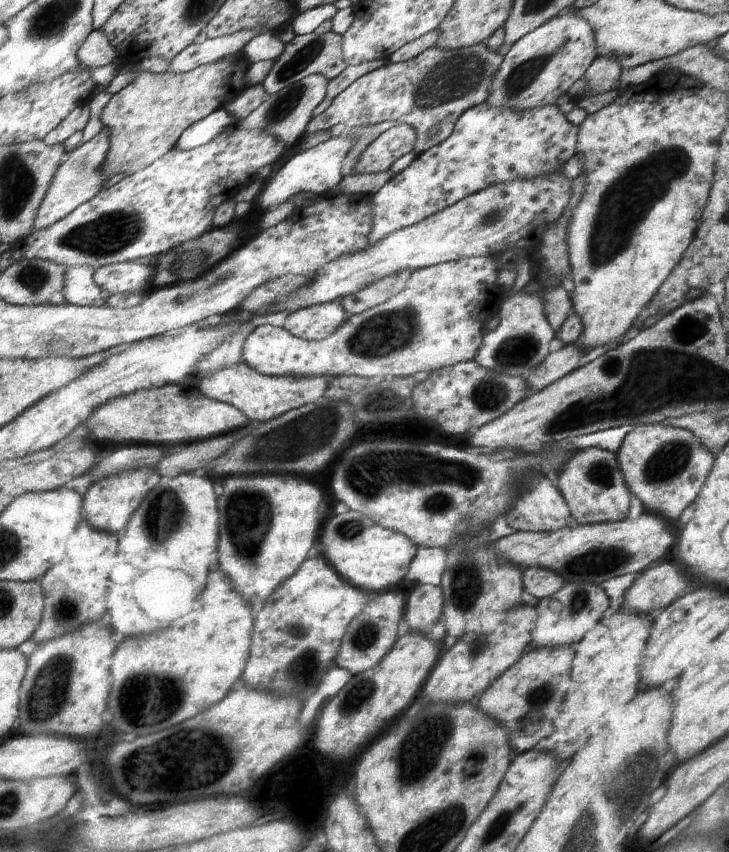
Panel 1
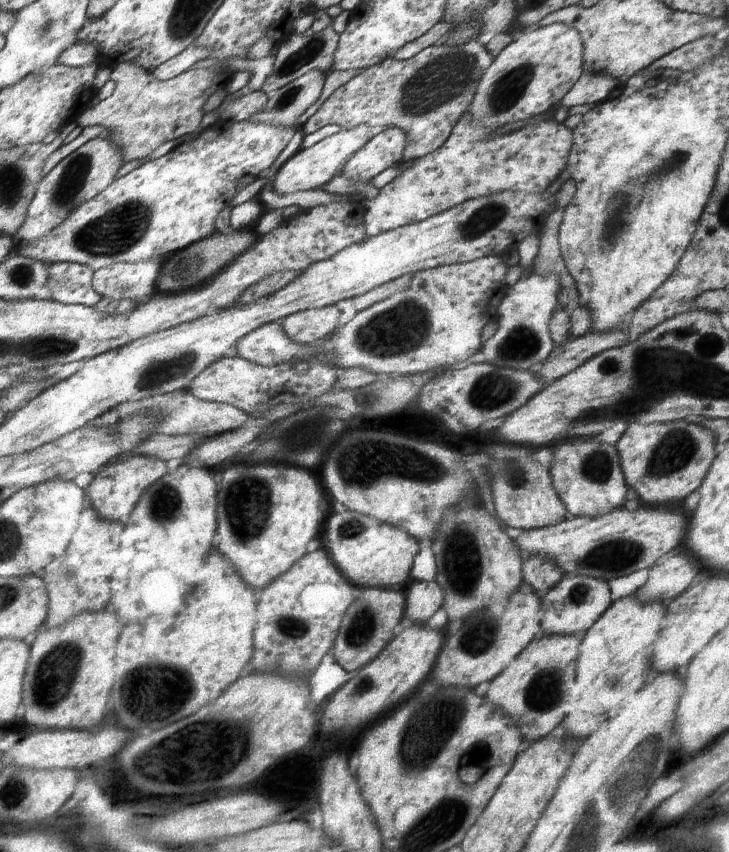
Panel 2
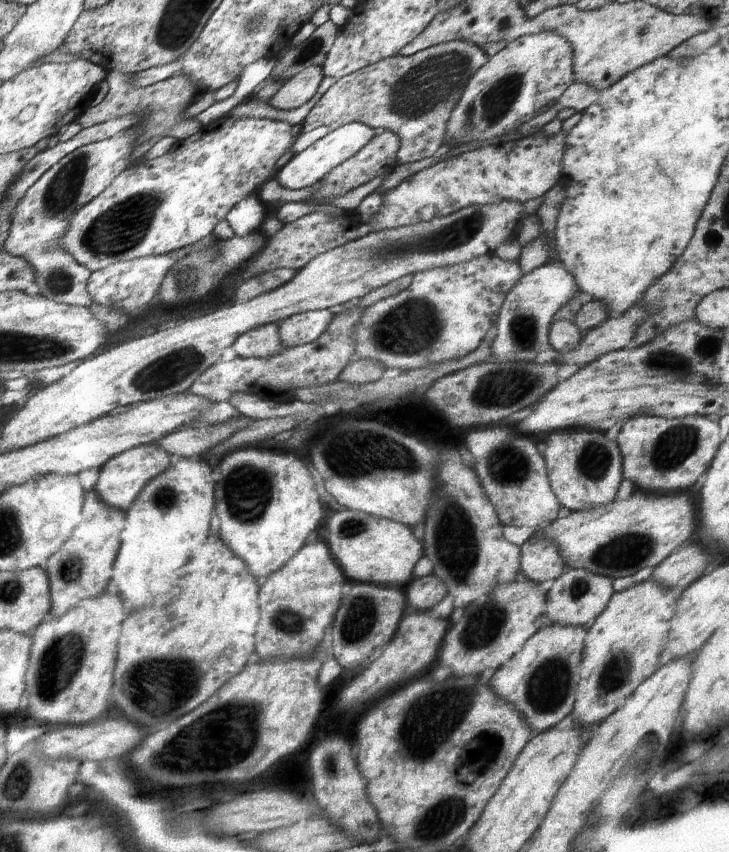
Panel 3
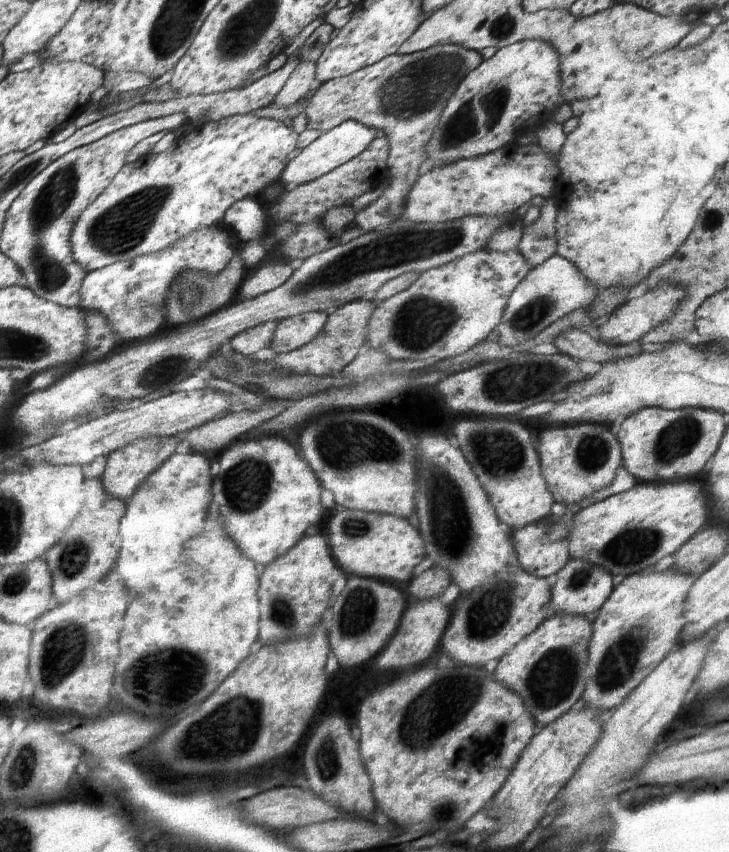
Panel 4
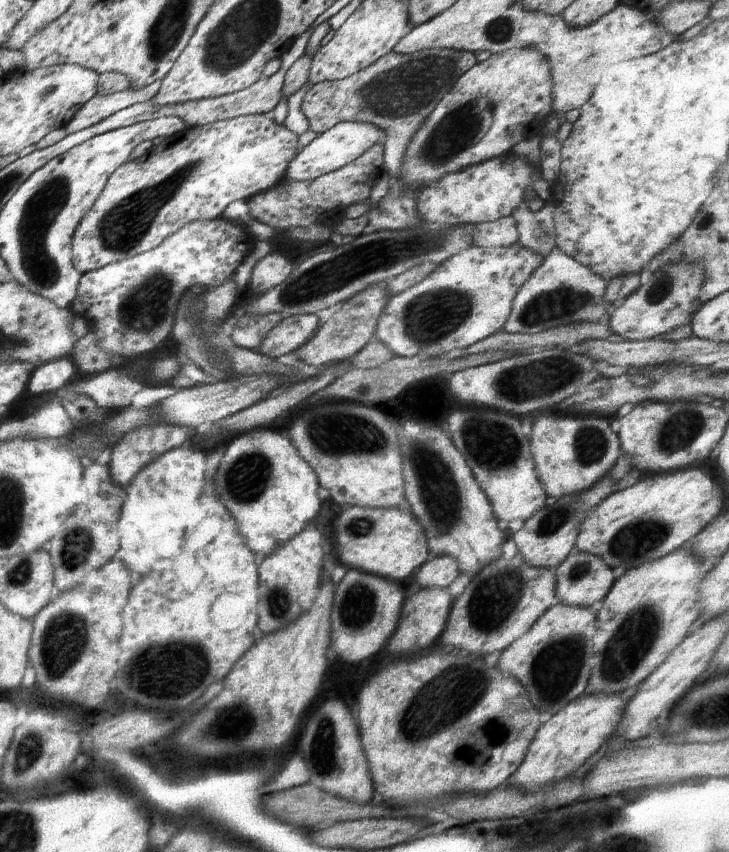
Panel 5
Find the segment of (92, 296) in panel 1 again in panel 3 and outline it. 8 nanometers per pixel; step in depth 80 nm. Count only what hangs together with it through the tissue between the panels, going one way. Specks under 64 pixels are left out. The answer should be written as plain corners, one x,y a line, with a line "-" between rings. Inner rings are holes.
98,142
83,146
52,167
18,202
5,249
30,262
35,268
41,294
50,300
79,307
89,307
93,303
88,288
93,270
65,248
55,245
67,234
76,212
98,199
122,175
122,170
114,168
124,154
126,144

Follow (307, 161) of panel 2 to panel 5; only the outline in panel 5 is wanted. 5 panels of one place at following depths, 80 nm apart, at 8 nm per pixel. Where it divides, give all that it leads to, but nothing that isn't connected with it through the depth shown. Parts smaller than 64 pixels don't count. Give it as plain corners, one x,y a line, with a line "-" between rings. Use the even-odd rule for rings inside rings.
342,121
330,128
322,135
317,135
307,146
301,149
288,167
288,178
292,181
311,181
319,176
338,171
348,163
354,162
360,155
364,155
375,145
386,143
386,133
372,124
356,123
355,121

